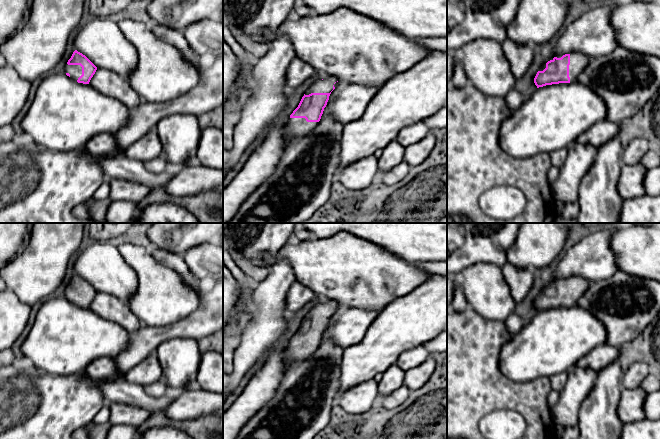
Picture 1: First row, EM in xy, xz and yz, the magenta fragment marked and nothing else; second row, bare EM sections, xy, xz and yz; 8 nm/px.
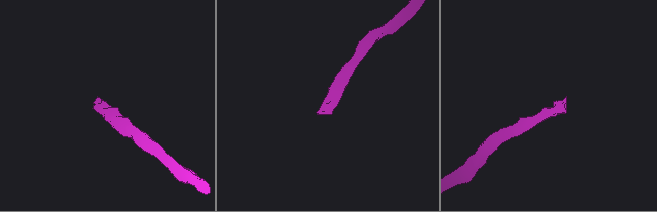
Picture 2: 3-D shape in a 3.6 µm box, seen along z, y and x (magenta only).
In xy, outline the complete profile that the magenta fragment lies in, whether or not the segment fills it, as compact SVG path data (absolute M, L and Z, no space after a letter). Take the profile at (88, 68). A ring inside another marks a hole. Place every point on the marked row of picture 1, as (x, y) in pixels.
M75 50L65 66L65 73L74 81L89 84L97 67L82 53Z

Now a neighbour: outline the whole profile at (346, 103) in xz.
M361 84L338 86L331 92L323 113L343 125L353 122L363 116L379 89L378 86Z

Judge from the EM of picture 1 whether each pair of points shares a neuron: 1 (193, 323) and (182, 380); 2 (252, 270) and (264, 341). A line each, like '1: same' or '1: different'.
1: different
2: different

